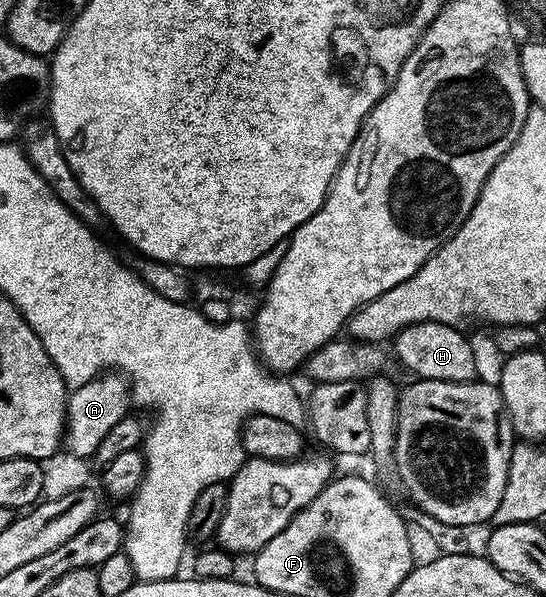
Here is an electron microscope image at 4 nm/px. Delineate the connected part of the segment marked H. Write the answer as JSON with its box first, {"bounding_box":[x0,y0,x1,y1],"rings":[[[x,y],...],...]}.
{"bounding_box":[391,322,478,382],"rings":[[[420,322],[411,324],[398,332],[392,339],[391,347],[397,358],[407,369],[421,380],[439,380],[440,382],[472,382],[478,377],[477,354],[473,346],[461,335],[456,326],[438,322]]]}

